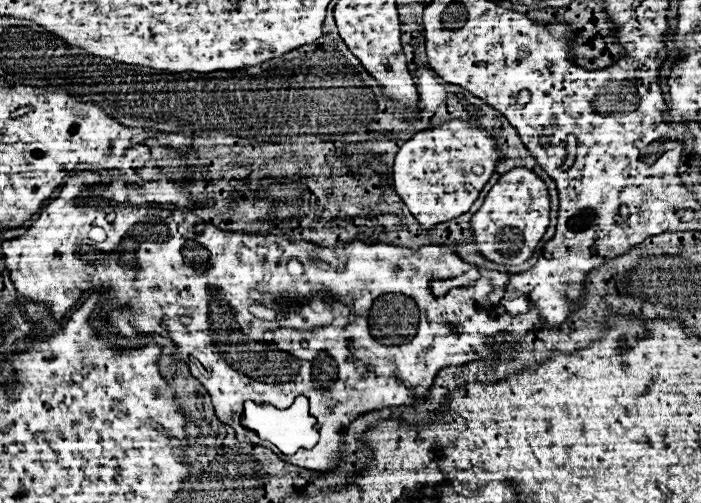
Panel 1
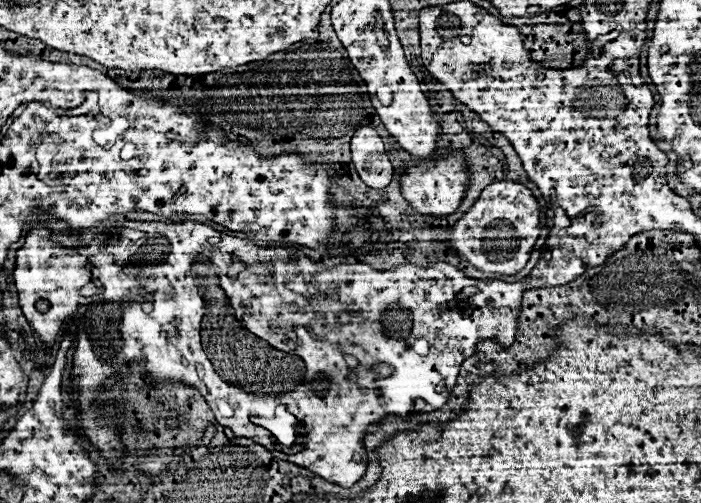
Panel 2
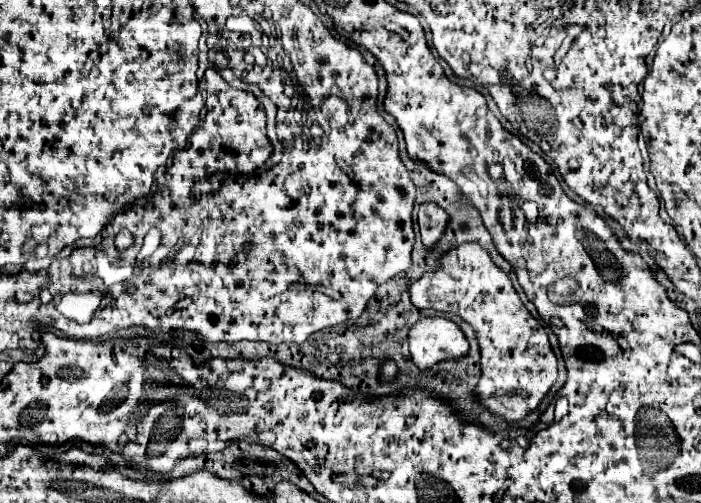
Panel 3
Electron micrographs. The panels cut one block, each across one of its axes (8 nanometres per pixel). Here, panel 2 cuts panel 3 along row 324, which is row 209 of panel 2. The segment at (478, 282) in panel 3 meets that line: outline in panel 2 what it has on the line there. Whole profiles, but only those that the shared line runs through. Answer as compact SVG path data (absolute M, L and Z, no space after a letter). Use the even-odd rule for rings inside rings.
M496 180L482 190L472 210L452 226L448 244L478 270L516 274L526 266L540 236L540 214L542 206L530 188L514 180Z

